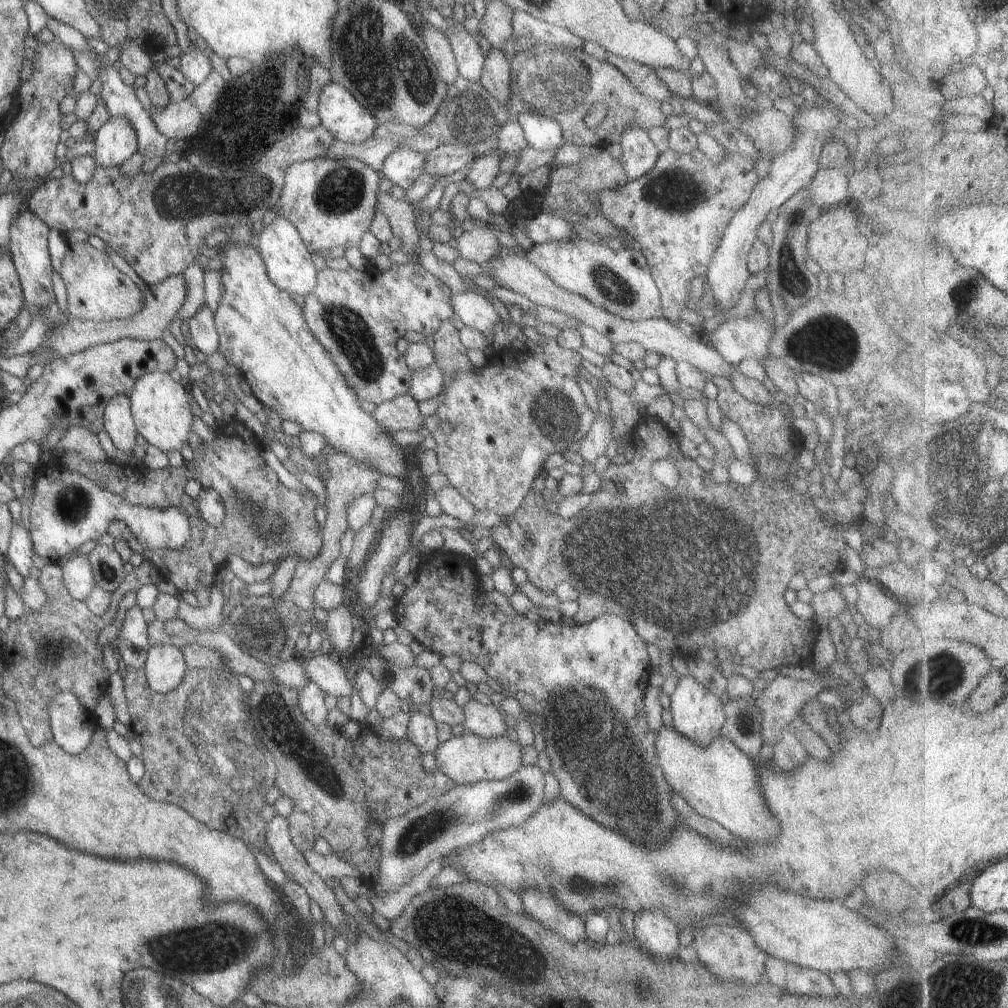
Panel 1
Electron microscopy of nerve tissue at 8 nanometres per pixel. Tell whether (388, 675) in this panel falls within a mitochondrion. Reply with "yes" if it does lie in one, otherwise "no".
no

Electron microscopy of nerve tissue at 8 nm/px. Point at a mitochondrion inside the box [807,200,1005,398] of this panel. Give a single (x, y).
(964, 293)

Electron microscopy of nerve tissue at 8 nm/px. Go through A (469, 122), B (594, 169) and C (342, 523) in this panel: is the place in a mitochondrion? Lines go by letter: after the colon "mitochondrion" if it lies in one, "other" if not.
A: mitochondrion
B: other
C: other

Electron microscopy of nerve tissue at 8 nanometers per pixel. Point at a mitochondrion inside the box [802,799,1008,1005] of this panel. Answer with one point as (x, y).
(973, 931)

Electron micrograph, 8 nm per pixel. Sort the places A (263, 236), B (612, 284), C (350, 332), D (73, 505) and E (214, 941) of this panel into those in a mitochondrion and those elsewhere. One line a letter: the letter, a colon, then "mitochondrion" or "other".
A: other
B: mitochondrion
C: mitochondrion
D: mitochondrion
E: mitochondrion

